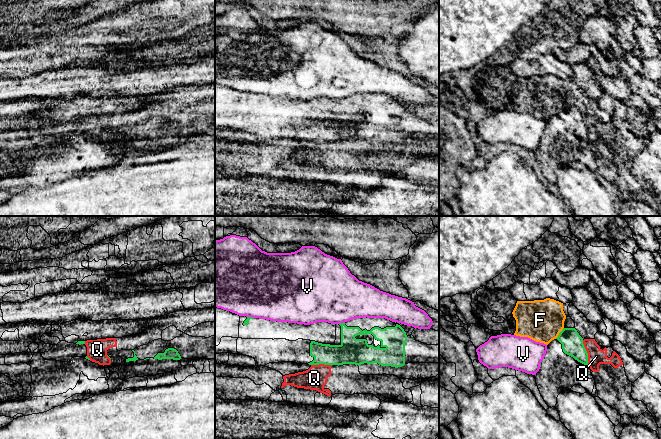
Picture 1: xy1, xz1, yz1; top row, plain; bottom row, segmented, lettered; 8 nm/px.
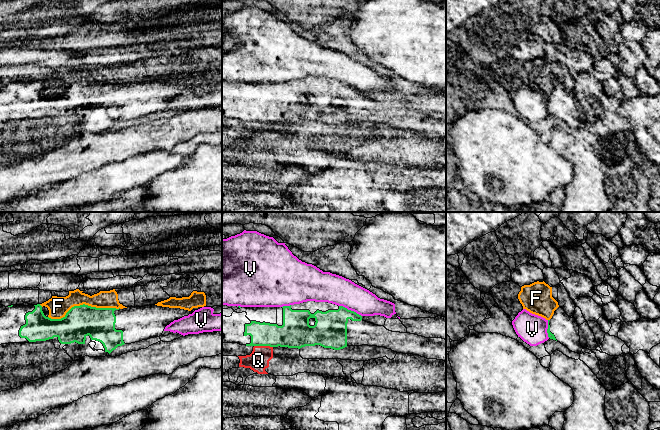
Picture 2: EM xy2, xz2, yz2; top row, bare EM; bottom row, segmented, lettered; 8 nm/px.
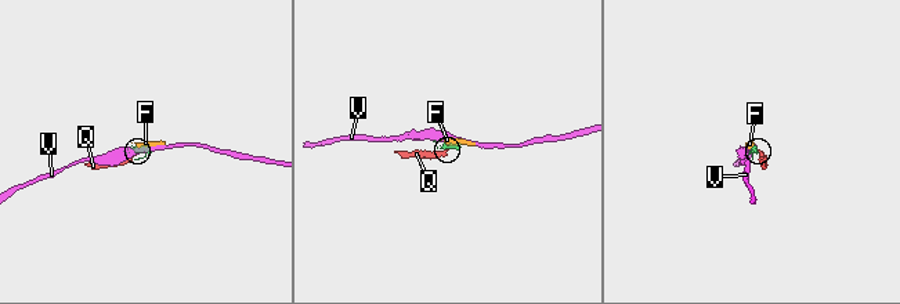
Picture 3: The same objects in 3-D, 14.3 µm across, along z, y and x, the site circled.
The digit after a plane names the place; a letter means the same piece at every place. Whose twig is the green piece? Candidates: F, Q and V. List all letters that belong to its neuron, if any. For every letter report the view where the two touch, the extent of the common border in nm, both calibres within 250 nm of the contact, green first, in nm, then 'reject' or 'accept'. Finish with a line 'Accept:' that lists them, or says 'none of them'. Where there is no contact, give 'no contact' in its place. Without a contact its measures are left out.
F: contact in xy2; length 600 nm; calibres 260 and 160 nm; reject
Q: contact in yz1; length 200 nm; calibres 180 and 140 nm; reject
V: contact in xz2; length 200 nm; calibres 280 and 240 nm; reject
Accept: none of them

